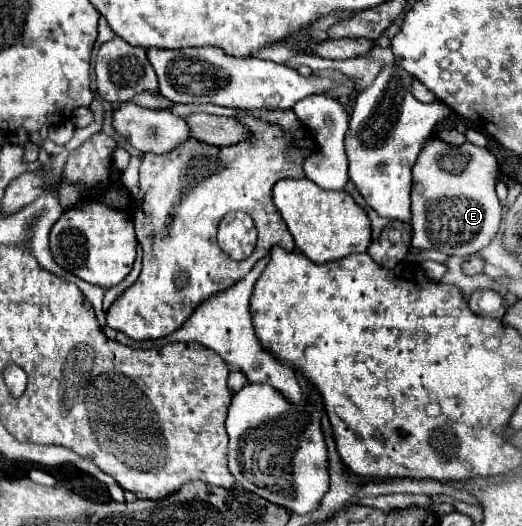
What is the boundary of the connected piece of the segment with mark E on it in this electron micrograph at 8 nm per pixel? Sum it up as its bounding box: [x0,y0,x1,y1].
[411,138,501,256]

